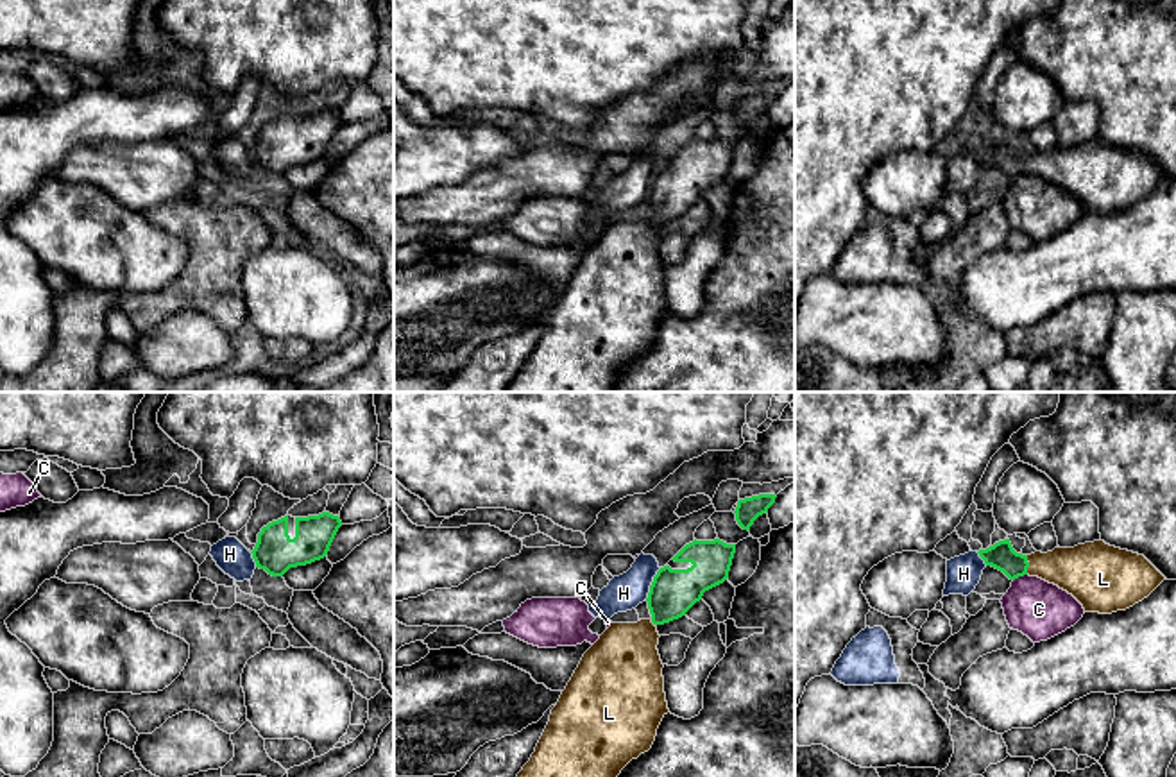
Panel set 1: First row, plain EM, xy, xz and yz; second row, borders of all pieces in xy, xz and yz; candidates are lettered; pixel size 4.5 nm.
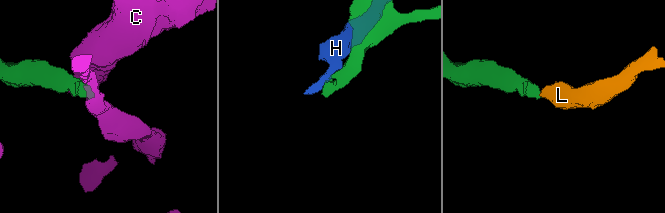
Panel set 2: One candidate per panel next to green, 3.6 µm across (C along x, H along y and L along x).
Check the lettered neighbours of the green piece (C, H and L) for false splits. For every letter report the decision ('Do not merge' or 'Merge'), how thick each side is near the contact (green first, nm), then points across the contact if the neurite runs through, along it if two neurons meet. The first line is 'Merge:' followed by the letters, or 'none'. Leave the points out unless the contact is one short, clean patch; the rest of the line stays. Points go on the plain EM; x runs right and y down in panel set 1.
Merge: L
C: Do not merge. Thickness 120 nm (green) against 260 nm
H: Do not merge. Thickness 200 nm (green) against 160 nm. Boundary: xz (661, 167), (645, 199)
L: Merge. Thickness 120 nm (green) against 220 nm. Path across: yz (1001, 154), (1012, 163), (1028, 163), (1083, 169)

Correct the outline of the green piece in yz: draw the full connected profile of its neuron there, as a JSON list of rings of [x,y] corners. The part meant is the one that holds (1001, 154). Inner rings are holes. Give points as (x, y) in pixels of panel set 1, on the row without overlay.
[[[1010,138],[977,150],[1010,179],[1029,174],[1072,193],[1085,211],[1112,213],[1147,197],[1167,179],[1144,154],[1094,140],[1052,150],[1017,152]]]

